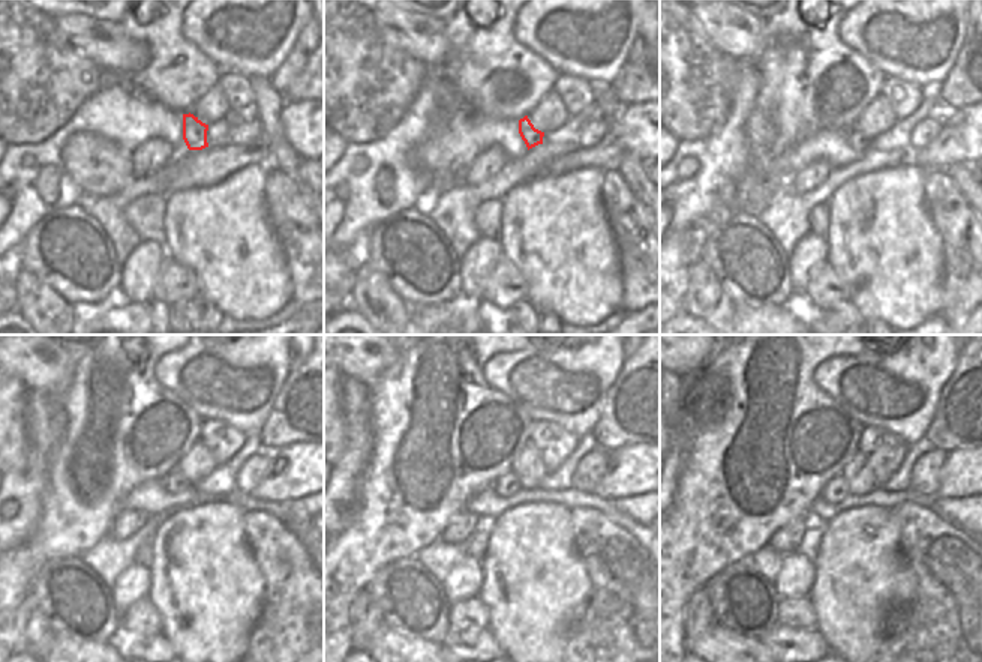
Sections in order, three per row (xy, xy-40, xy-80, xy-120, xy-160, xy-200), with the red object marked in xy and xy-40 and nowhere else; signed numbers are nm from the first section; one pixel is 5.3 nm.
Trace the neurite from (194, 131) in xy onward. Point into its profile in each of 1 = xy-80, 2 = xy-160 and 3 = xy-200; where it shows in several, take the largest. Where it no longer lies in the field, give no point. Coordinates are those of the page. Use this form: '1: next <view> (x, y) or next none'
1: next xy-80 (856, 141)
2: next xy-160 (505, 485)
3: next xy-200 (835, 490)

